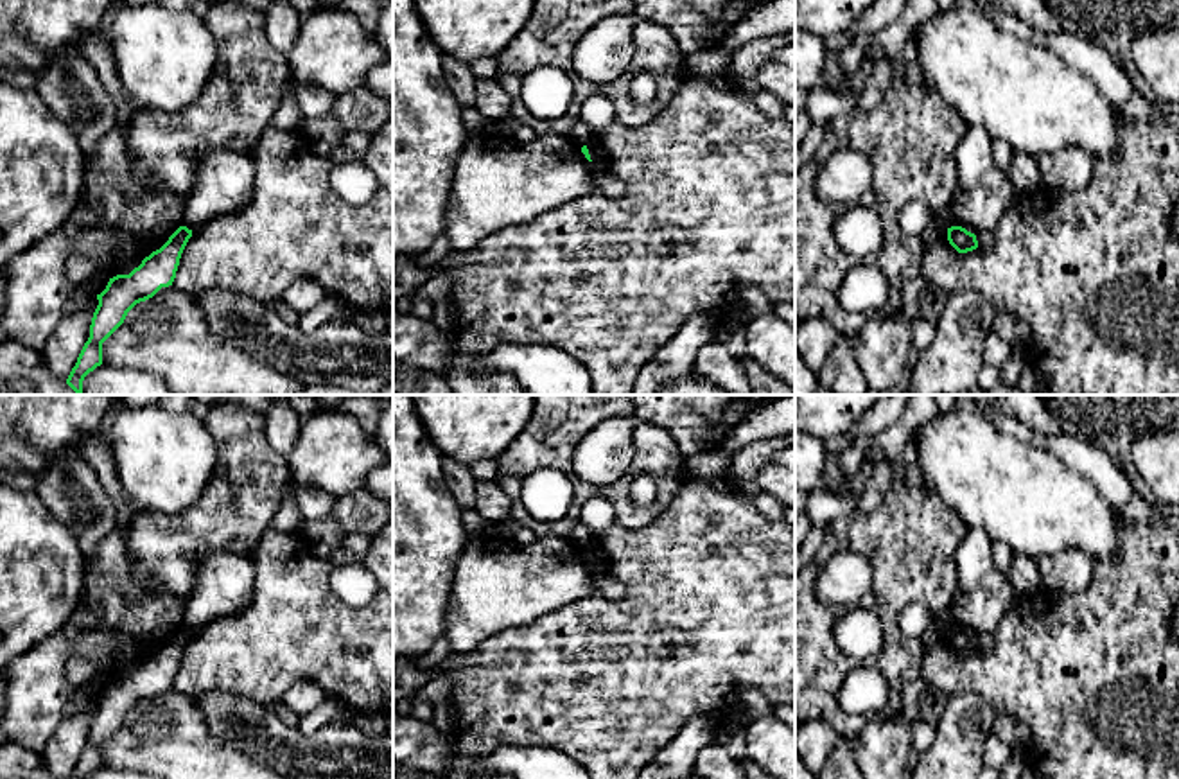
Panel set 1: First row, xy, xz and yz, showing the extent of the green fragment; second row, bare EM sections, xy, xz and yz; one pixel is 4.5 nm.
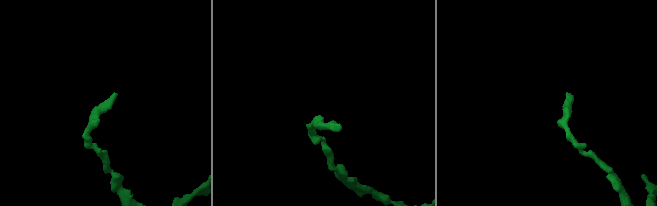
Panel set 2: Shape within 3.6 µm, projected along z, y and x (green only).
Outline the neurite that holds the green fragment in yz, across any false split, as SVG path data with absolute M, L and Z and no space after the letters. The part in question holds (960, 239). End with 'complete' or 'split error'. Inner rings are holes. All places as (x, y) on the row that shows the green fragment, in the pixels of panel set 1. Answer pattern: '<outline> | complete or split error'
M962 226L948 228L948 241L958 253L967 253L978 248L976 235Z | complete

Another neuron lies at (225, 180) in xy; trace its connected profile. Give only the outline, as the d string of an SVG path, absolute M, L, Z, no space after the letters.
M210 149L196 160L196 179L185 203L183 226L196 232L212 219L248 205L255 190L251 154Z

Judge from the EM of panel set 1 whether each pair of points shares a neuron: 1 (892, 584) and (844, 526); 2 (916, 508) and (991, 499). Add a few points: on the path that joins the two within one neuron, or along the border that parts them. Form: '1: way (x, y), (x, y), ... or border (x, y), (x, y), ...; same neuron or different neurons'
1: way (890, 568), (860, 537); same neuron
2: border (921, 471), (923, 481), (969, 526); different neurons

